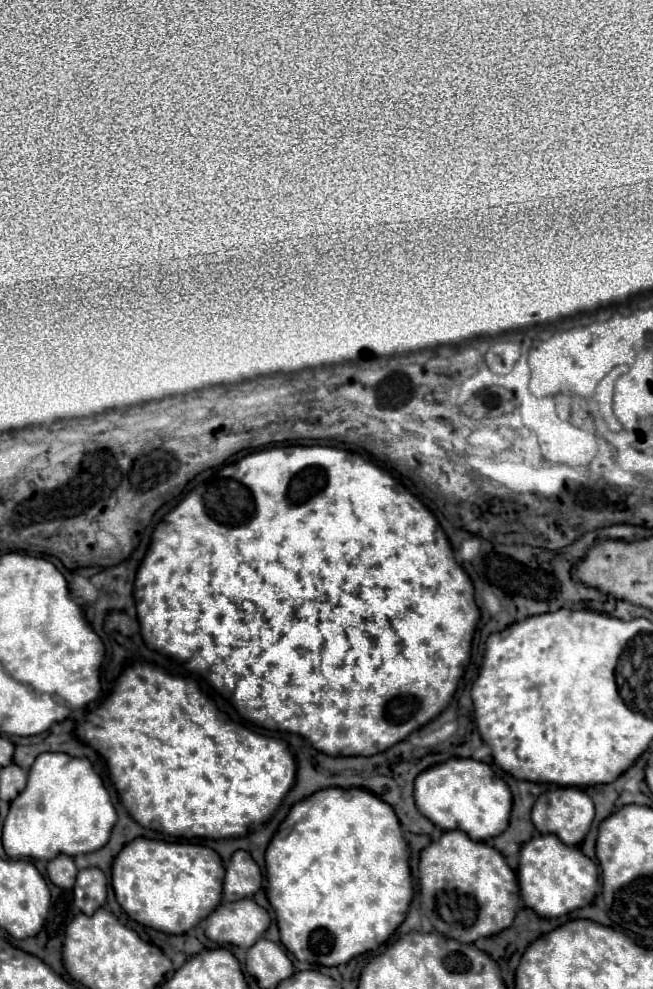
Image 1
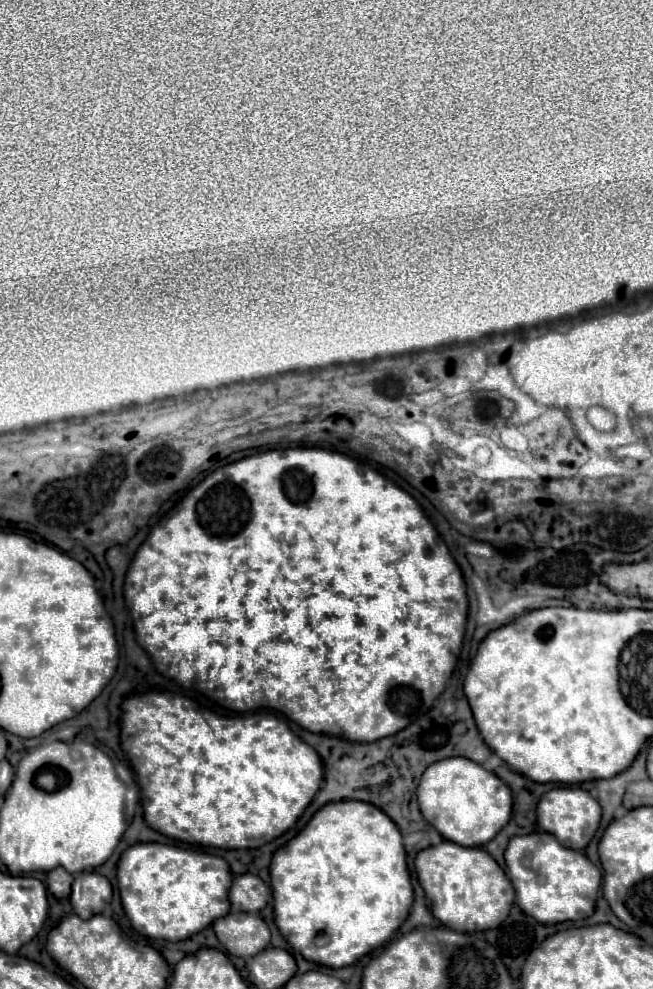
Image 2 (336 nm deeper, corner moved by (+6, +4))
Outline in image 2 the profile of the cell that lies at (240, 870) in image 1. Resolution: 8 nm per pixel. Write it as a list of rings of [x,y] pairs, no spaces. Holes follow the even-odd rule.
[[[245,872],[233,878],[229,888],[231,912],[259,912],[265,908],[269,900],[269,888],[263,884],[261,878]]]

